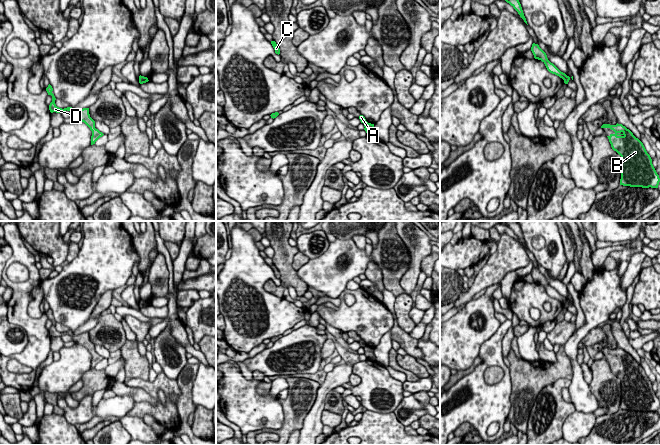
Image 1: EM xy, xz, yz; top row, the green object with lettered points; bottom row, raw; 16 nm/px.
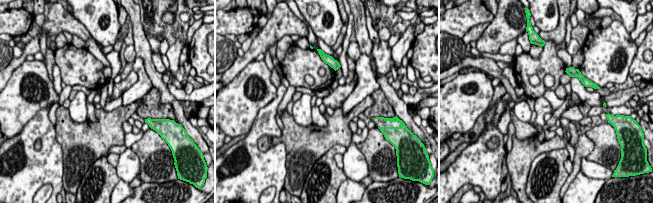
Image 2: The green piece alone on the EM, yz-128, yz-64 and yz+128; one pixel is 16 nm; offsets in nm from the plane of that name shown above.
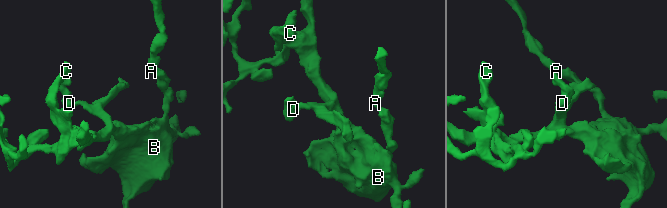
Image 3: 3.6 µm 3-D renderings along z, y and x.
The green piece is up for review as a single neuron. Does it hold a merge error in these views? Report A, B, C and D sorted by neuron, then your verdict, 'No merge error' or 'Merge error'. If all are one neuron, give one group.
Groups: A / B C D. Merge error

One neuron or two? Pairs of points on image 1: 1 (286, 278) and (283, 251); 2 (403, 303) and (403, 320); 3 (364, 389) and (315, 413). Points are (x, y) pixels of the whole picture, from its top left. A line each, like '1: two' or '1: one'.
1: one
2: one
3: two

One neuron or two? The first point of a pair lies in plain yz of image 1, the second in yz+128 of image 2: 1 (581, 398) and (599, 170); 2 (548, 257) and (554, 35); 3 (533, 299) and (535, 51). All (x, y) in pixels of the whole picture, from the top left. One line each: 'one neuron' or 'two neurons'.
1: one neuron
2: two neurons
3: two neurons

